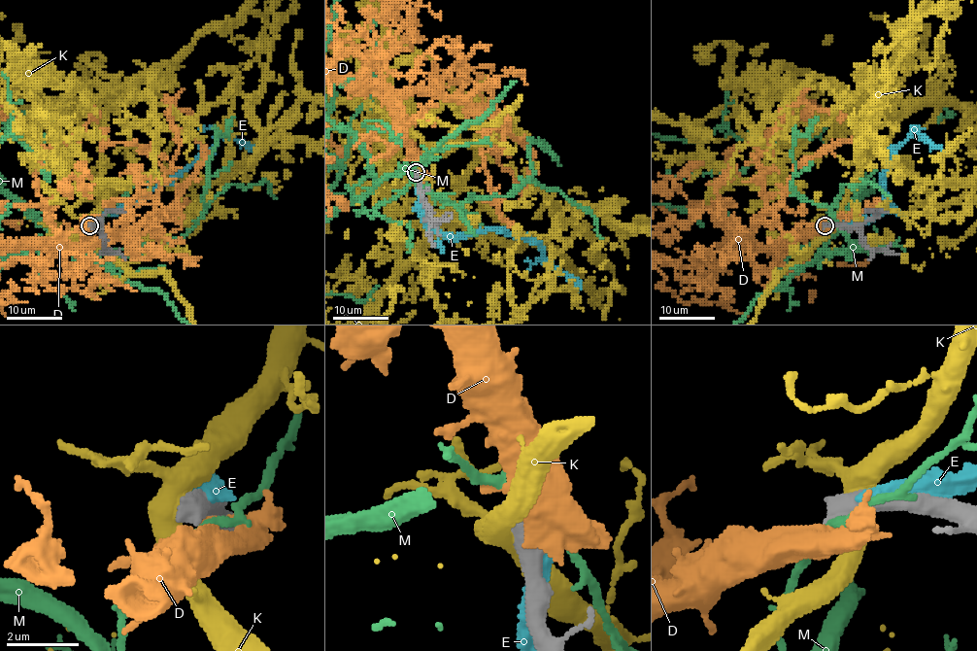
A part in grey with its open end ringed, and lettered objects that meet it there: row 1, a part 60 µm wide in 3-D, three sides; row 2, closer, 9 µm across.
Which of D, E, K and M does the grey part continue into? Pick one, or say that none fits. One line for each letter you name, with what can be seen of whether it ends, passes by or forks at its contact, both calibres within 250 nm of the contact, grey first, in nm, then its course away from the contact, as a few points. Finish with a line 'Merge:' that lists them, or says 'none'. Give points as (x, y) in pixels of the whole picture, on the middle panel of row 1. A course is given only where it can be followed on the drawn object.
Merge: none

